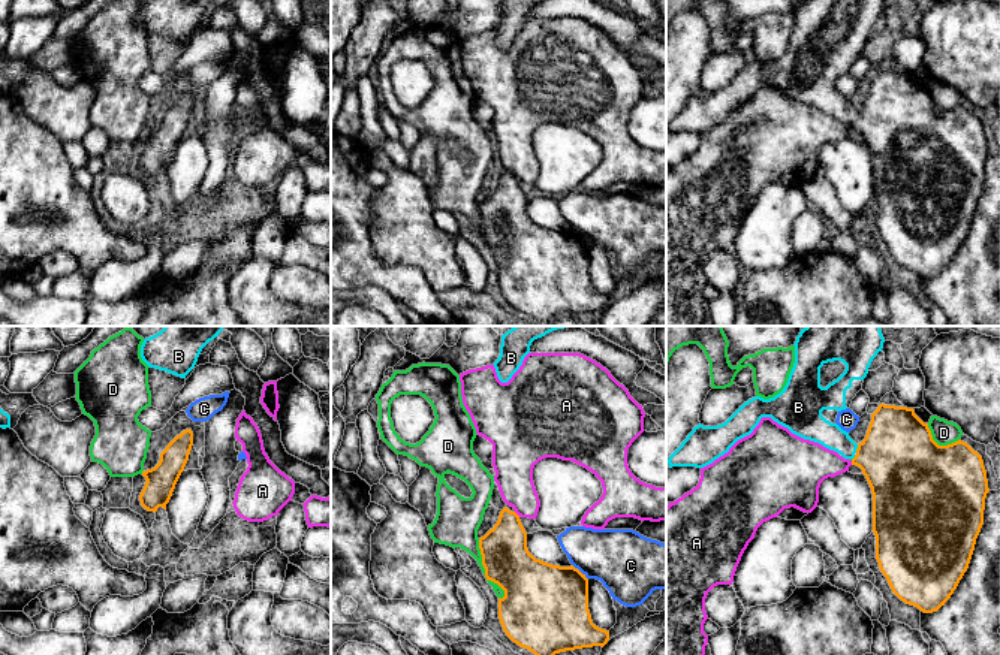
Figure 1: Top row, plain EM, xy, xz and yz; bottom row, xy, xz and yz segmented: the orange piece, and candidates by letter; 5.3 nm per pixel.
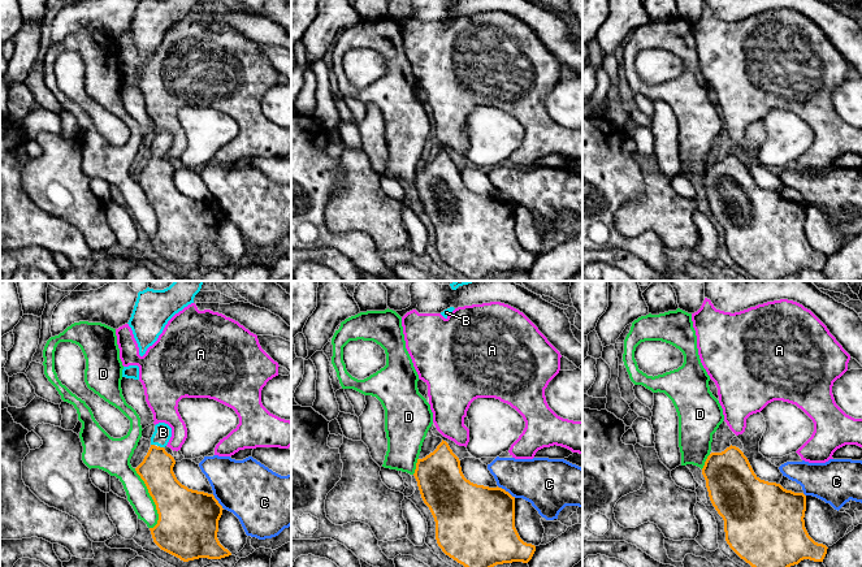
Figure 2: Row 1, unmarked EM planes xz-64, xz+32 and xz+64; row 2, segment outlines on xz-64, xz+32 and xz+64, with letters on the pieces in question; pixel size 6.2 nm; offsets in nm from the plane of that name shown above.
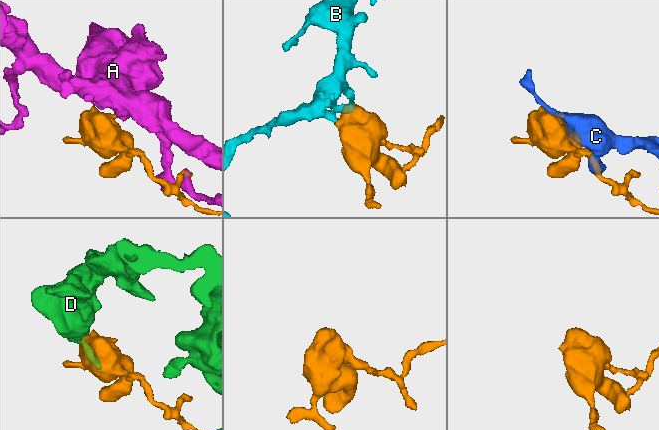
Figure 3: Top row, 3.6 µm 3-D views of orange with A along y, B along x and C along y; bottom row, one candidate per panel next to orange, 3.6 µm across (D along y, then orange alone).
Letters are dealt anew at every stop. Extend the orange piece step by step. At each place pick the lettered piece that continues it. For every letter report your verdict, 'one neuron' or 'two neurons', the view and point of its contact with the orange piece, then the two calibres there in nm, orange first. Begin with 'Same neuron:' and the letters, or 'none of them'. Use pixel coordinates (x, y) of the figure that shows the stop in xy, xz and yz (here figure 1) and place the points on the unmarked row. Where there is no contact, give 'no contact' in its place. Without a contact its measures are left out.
Same neuron: B
A: two neurons; contact xz (517, 180); calibres 260 and 200 nm
B: one neuron; contact yz (857, 114); calibres 420 and 150 nm
C: two neurons; contact xz (580, 237); calibres 440 and 340 nm
D: two neurons; contact xz (485, 235); calibres 280 and 180 nm

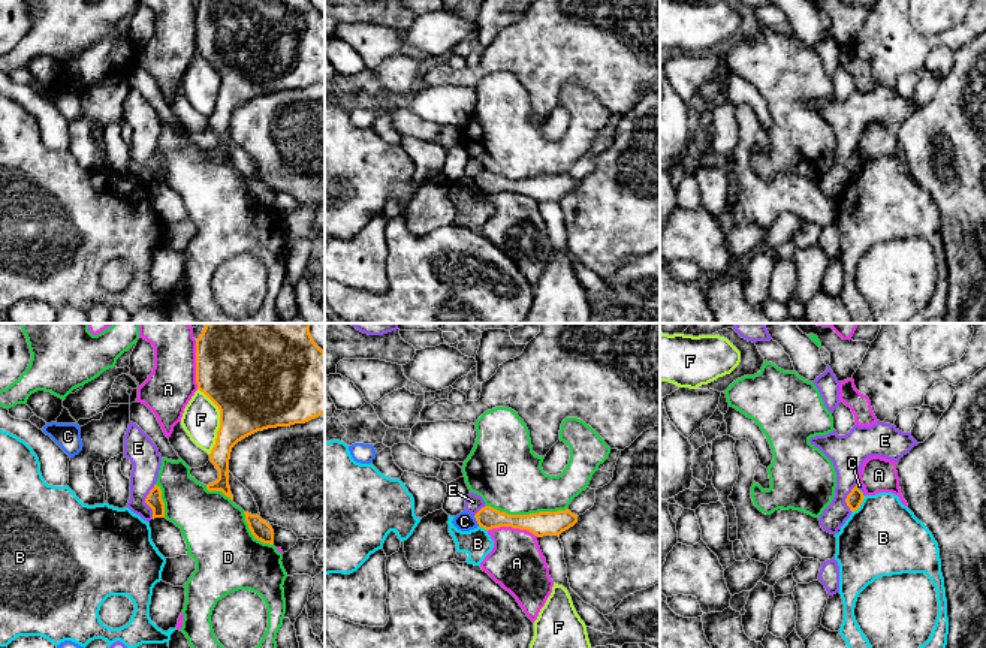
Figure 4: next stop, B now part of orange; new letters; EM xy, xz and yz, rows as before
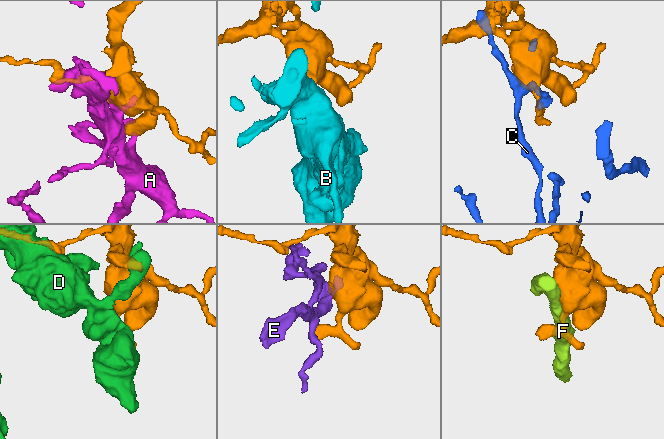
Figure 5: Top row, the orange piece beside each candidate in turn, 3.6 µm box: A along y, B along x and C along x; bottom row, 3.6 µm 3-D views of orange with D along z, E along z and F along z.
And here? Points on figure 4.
Same neuron: none of them
A: two neurons; contact xz (513, 192); calibres 130 and 300 nm
B: two neurons; contact yz (861, 168); calibres 90 and 420 nm
C: two neurons; contact xz (476, 184); calibres 120 and 100 nm
D: two neurons; contact xz (527, 180); calibres 130 and 380 nm
E: two neurons; contact xy (145, 166); calibres 80 and 160 nm
F: two neurons; contact xy (220, 86); calibres 440 and 200 nm

